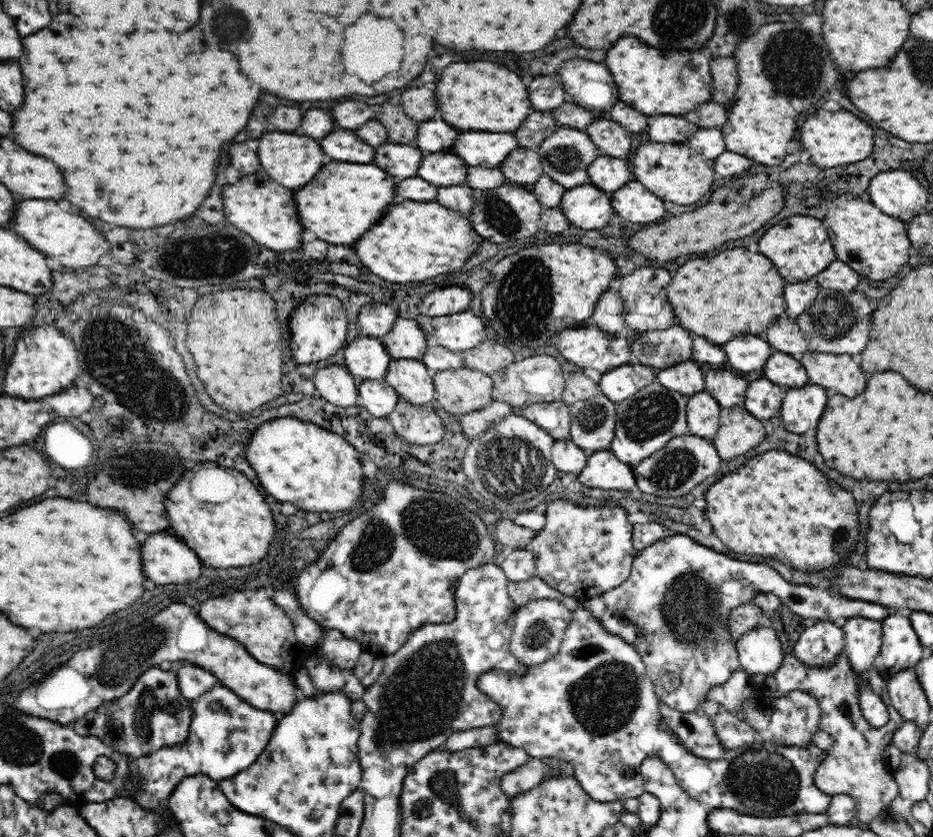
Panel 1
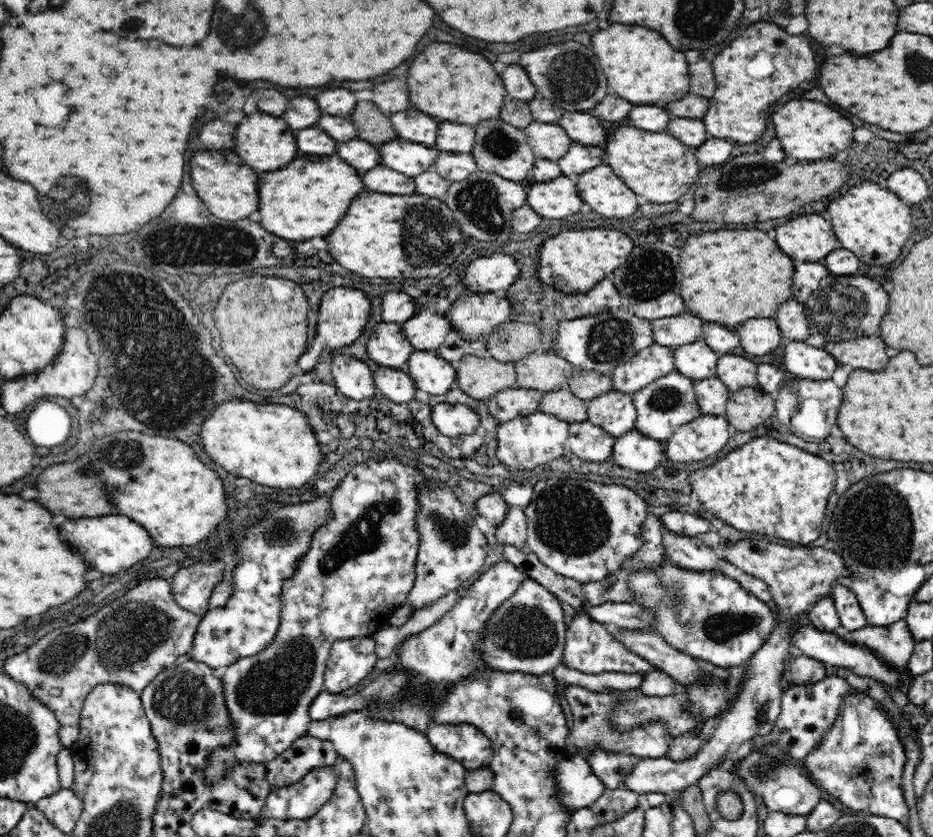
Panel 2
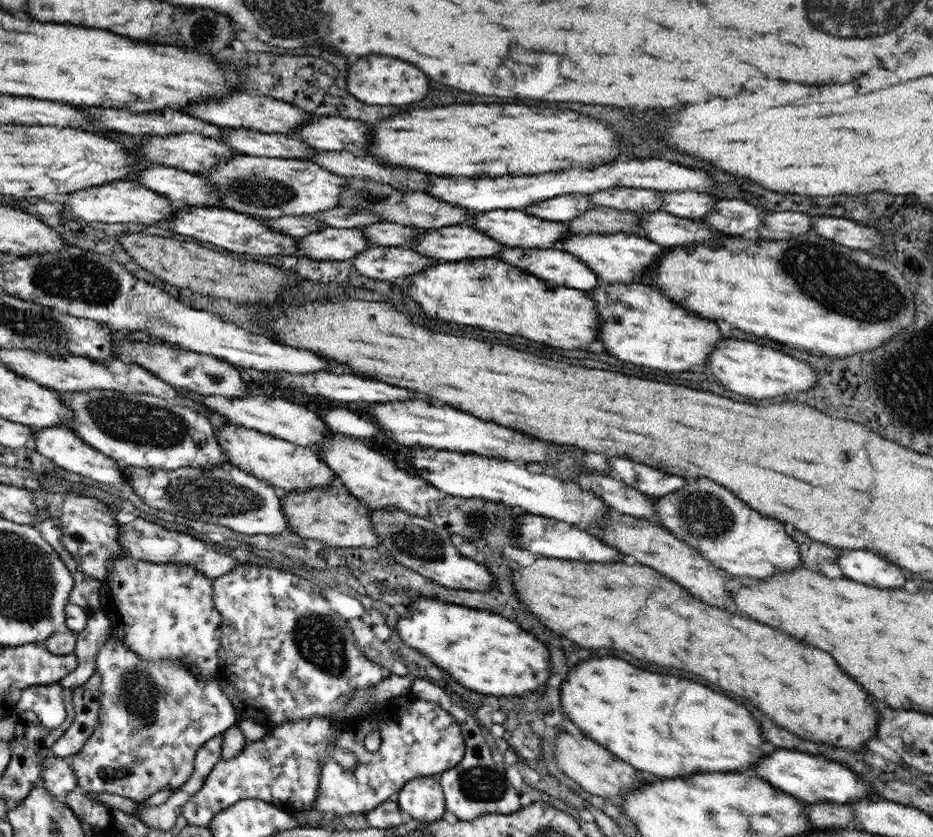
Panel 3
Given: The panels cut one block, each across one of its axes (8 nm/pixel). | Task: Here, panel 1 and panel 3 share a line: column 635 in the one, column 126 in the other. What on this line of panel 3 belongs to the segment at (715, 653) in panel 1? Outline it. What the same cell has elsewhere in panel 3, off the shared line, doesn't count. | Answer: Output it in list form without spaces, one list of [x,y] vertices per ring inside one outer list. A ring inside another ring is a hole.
[[[122,556],[110,563],[107,578],[98,590],[97,608],[110,620],[110,632],[127,649],[135,651],[145,661],[171,659],[185,663],[201,677],[214,676],[218,668],[219,647],[222,646],[222,617],[214,606],[212,580],[197,568],[181,564],[158,564]]]

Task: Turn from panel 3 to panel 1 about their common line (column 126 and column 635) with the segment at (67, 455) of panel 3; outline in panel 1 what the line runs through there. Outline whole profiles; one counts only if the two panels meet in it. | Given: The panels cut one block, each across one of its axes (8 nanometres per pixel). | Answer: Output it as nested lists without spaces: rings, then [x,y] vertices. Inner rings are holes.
[[[604,450],[589,453],[586,467],[581,470],[576,478],[580,478],[580,482],[590,490],[632,490],[637,484],[632,469],[632,466],[620,462],[612,452]]]

